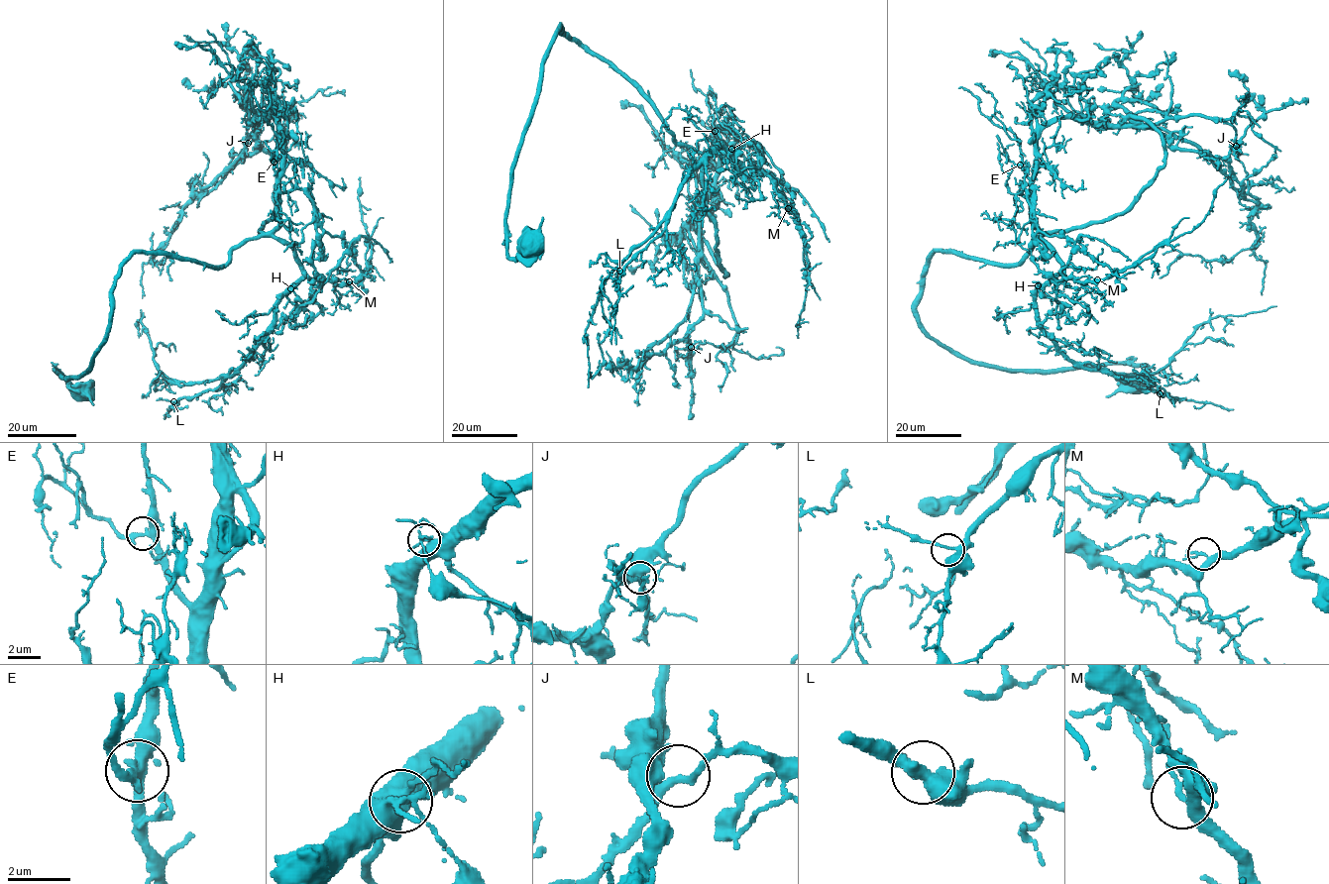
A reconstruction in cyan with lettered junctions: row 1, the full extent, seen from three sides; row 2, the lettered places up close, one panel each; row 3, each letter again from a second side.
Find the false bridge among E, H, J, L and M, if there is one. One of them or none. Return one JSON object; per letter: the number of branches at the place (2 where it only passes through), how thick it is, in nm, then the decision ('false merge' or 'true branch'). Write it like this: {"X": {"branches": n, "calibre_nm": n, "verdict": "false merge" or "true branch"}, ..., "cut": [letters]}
{"E": {"branches": 3, "calibre_nm": 260, "verdict": "true branch"}, "H": {"branches": 3, "calibre_nm": 240, "verdict": "false merge"}, "J": {"branches": 3, "calibre_nm": 200, "verdict": "true branch"}, "L": {"branches": 3, "calibre_nm": 240, "verdict": "true branch"}, "M": {"branches": 3, "calibre_nm": 220, "verdict": "true branch"}, "cut": ["H"]}

